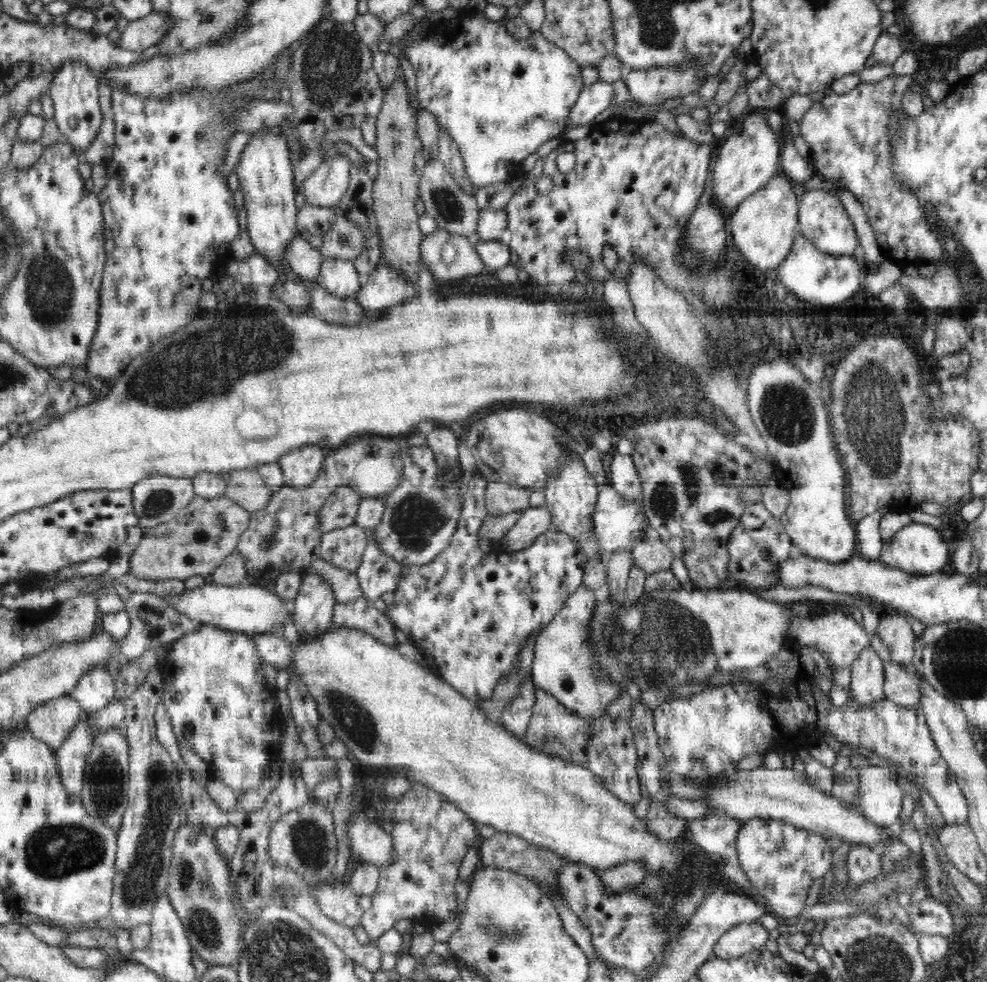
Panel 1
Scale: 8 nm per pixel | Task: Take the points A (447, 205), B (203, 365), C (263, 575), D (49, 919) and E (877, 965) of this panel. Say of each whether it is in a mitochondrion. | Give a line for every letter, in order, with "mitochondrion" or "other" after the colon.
A: mitochondrion
B: mitochondrion
C: other
D: other
E: mitochondrion

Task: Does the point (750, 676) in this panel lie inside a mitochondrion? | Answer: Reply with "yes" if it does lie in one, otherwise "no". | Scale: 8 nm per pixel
no

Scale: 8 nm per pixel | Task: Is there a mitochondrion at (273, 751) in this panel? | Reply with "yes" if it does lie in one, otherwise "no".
no

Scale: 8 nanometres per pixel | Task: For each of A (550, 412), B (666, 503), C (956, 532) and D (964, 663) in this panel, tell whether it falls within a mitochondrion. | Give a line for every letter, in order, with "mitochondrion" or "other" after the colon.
A: other
B: mitochondrion
C: other
D: mitochondrion

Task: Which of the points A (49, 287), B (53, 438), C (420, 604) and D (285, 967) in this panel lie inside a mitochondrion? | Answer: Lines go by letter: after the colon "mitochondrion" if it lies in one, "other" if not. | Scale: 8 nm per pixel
A: mitochondrion
B: other
C: other
D: mitochondrion

